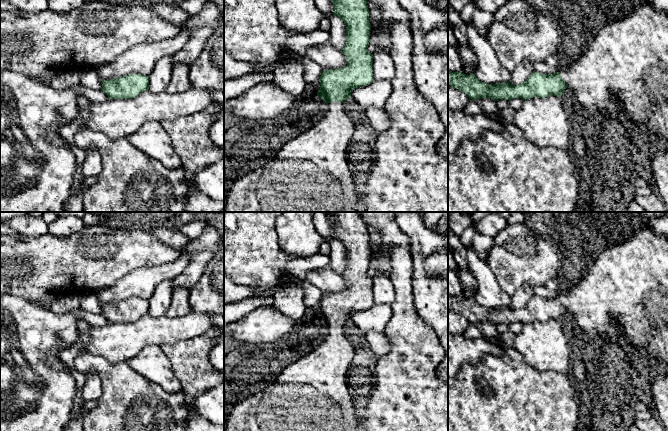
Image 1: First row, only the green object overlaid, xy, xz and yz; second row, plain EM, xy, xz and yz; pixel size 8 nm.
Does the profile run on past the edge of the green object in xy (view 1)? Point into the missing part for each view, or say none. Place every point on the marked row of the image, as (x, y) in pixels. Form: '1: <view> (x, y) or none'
1: none

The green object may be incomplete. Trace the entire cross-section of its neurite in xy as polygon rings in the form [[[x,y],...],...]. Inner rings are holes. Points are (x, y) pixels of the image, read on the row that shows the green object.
[[[130,74],[101,81],[102,91],[110,99],[131,99],[149,89],[149,76]]]

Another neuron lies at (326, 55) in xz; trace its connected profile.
[[[330,41],[309,47],[304,57],[319,64],[323,70],[342,68],[347,65],[345,55]]]

